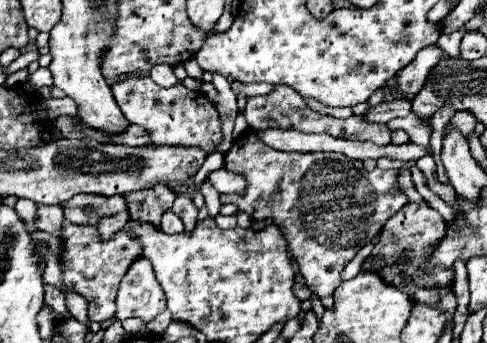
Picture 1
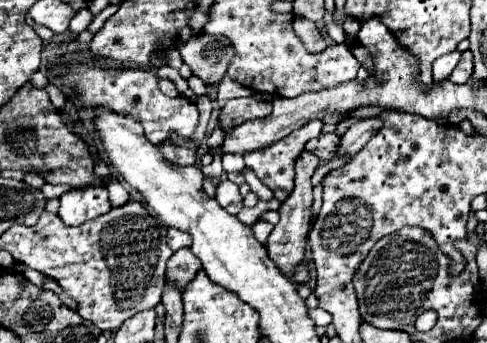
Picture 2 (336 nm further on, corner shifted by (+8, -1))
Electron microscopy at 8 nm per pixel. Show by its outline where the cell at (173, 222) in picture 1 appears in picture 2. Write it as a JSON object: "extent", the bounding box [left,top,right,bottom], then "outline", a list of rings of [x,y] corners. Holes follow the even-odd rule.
{"extent":[166,228,192,250],"outline":[[[168,228],[166,240],[168,240],[168,246],[170,246],[172,250],[184,248],[184,246],[192,246],[192,238],[190,238],[186,232],[180,232],[180,230],[176,230],[176,228]]]}

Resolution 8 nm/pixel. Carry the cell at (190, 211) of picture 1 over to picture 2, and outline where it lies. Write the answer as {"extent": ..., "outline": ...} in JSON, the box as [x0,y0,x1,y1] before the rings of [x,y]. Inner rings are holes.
{"extent":[166,248,200,288],"outline":[[[180,248],[170,256],[166,276],[170,280],[176,280],[182,288],[182,284],[192,280],[192,276],[196,276],[198,270],[200,270],[200,260],[196,260],[192,250],[190,248]]]}

